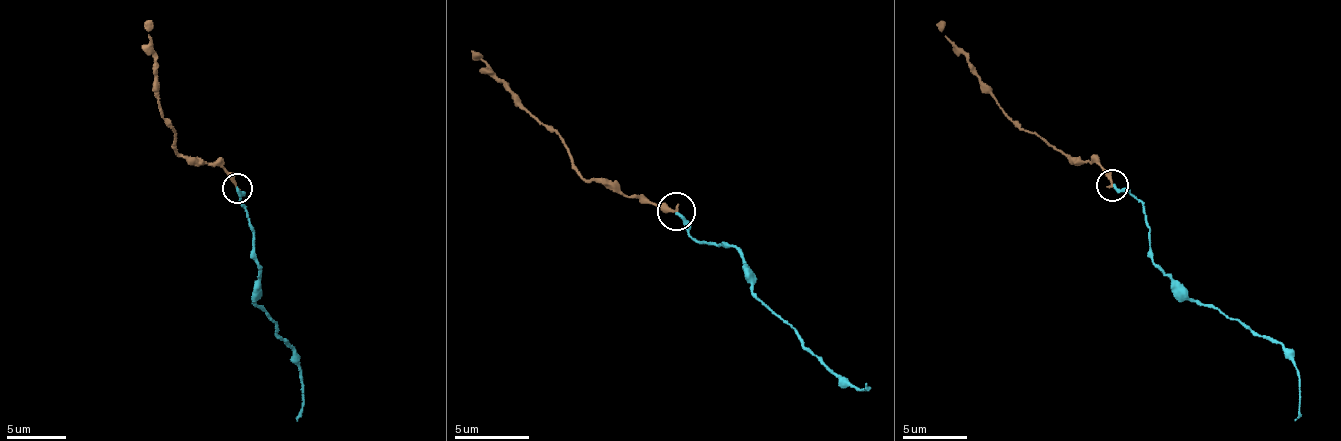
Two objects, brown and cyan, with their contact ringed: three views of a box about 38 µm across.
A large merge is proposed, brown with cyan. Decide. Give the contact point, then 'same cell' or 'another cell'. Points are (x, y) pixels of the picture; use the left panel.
(237, 188) | same cell

